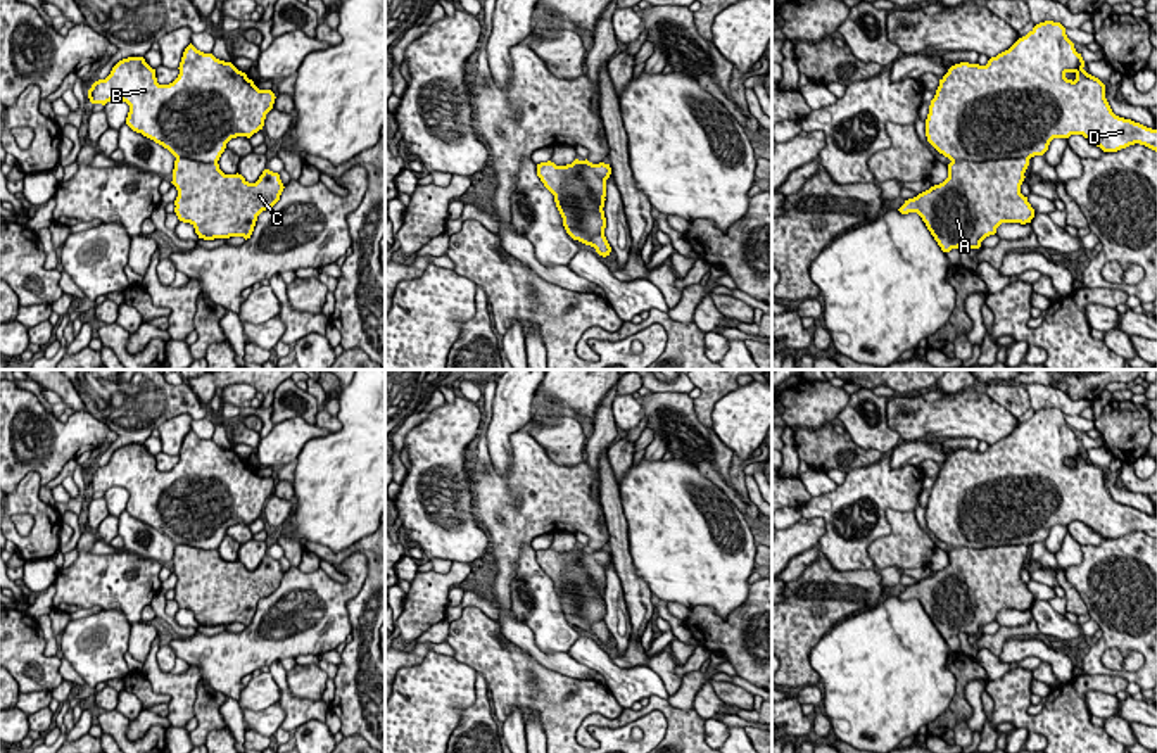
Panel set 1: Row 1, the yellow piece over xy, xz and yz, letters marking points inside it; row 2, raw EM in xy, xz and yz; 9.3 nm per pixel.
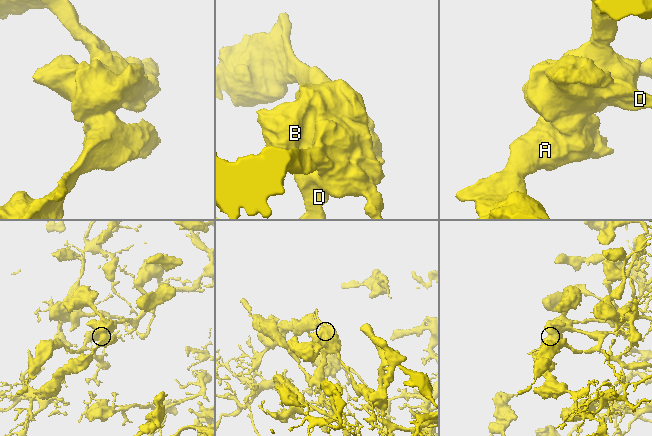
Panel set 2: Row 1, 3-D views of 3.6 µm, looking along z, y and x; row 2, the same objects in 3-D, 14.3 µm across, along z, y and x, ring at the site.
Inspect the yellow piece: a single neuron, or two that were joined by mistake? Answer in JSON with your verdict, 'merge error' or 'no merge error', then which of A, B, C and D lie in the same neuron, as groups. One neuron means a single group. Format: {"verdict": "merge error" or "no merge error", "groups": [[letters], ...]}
{"verdict": "no merge error", "groups": [["A", "B", "C", "D"]]}

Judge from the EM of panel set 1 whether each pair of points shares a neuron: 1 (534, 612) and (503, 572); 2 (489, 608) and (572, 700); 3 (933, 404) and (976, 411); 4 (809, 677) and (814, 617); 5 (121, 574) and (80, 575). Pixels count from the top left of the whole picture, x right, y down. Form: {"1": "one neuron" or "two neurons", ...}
{"1": "two neurons", "2": "two neurons", "3": "one neuron", "4": "one neuron", "5": "one neuron"}

